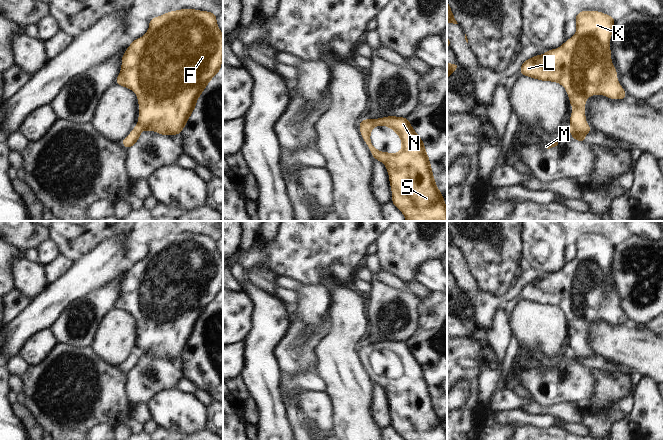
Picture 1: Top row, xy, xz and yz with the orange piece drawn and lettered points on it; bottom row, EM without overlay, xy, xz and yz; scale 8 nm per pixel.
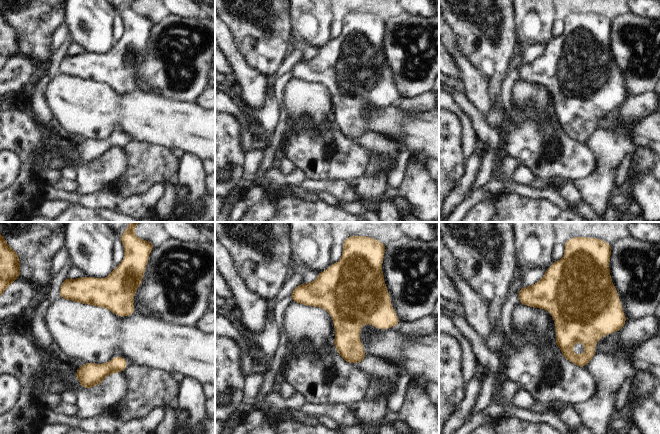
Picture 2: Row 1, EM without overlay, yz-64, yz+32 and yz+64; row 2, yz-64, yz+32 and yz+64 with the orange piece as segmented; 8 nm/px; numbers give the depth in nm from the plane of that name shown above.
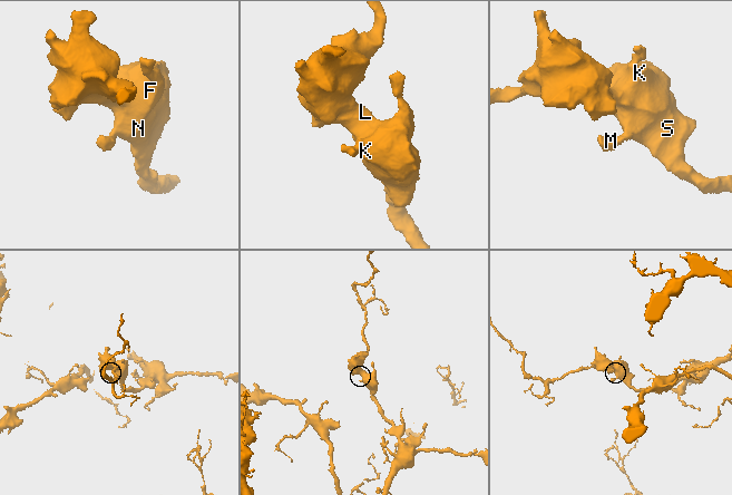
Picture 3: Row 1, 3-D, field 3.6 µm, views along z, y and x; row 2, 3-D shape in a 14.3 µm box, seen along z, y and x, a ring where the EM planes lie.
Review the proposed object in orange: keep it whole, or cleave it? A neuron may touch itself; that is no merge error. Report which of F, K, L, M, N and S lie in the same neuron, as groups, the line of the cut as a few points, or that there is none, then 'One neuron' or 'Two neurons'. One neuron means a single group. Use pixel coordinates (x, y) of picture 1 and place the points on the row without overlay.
Groups: F K L N S / M. Split along yz (570, 349), (584, 358). Two neurons.

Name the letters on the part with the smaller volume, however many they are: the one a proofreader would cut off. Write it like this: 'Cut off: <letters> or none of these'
Cut off: M

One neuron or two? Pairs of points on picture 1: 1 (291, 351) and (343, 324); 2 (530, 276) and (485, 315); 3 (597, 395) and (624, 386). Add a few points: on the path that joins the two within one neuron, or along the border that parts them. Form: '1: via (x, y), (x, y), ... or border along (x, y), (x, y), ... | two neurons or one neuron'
1: border along (330, 309), (332, 330), (316, 348) | two neurons
2: via (519, 285), (507, 297), (495, 304) | one neuron
3: via (604, 393), (611, 386), (617, 386) | one neuron

